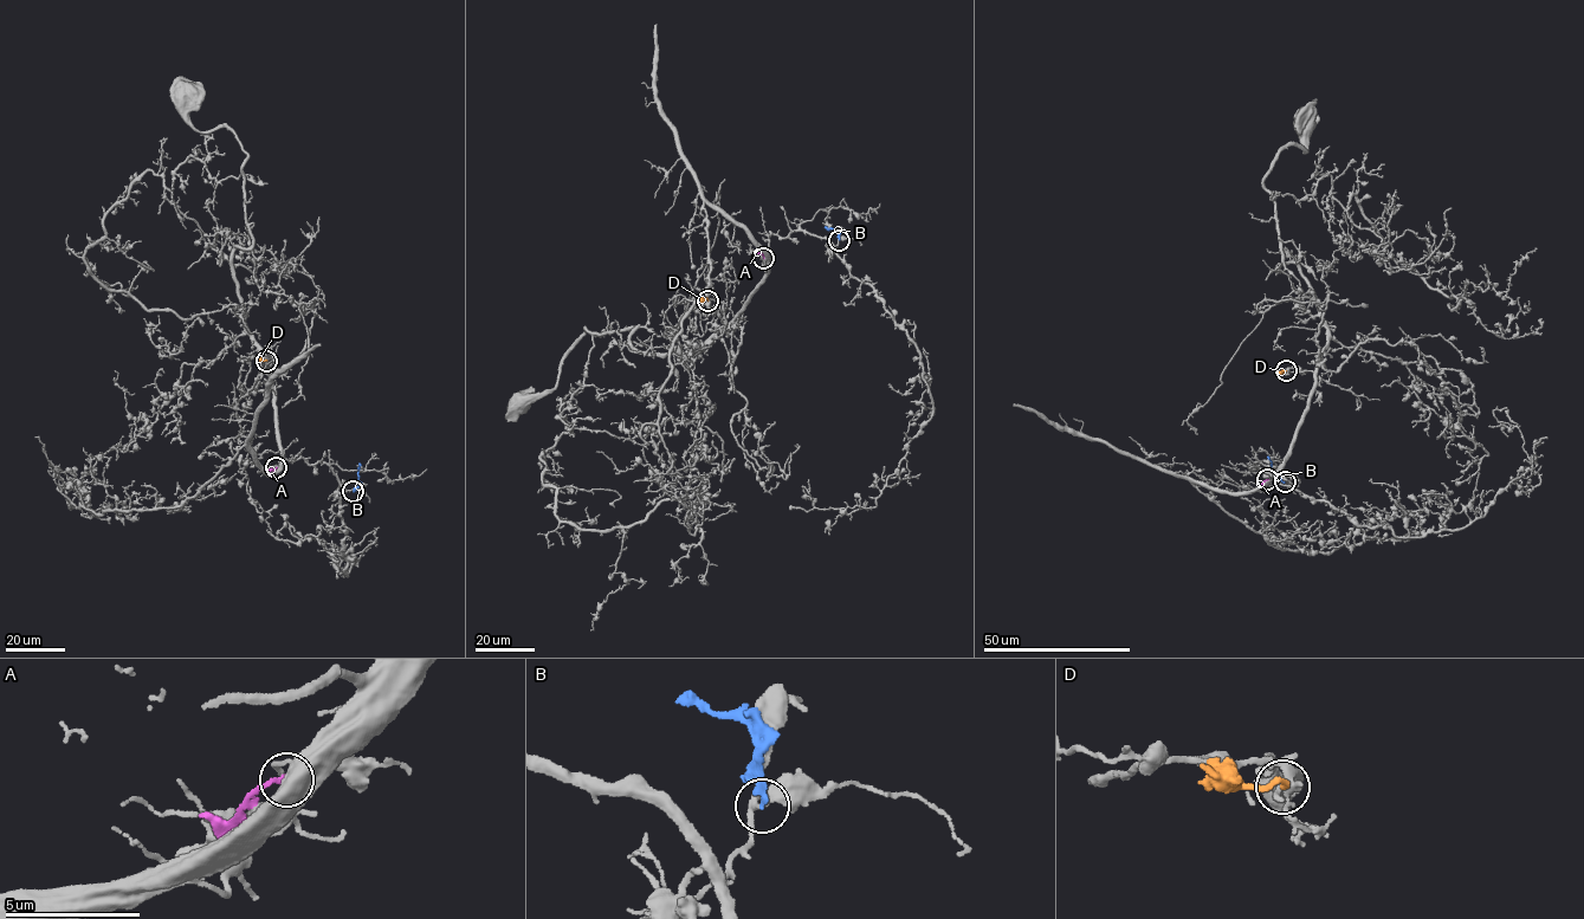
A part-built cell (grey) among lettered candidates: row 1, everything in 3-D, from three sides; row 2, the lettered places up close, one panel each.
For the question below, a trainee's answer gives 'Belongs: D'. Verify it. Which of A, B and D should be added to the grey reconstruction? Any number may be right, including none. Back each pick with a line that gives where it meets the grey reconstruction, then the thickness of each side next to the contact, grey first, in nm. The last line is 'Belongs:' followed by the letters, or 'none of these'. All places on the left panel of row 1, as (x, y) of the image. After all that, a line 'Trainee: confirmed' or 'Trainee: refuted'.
Belongs: none of these
Trainee: refuted

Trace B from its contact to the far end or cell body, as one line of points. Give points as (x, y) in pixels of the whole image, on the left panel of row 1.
B: (353, 491), (359, 483), (359, 463)

